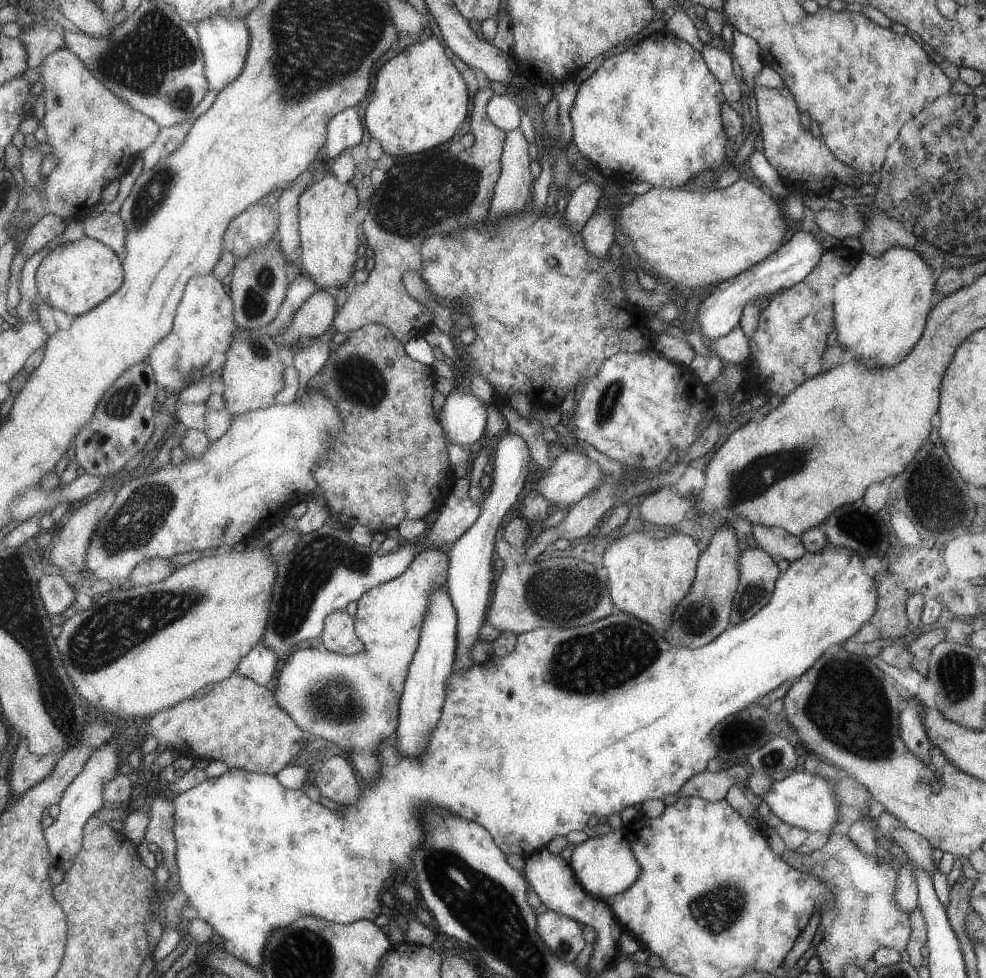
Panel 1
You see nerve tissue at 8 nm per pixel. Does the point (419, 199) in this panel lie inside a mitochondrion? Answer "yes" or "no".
yes

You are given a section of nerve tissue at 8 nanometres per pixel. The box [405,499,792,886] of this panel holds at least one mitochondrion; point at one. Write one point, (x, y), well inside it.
(588, 662)

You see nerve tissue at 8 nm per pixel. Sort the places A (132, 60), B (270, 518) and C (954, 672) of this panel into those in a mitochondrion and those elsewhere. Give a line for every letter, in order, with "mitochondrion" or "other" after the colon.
A: mitochondrion
B: other
C: mitochondrion

